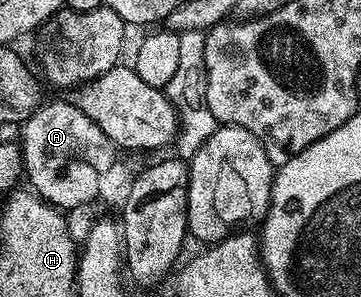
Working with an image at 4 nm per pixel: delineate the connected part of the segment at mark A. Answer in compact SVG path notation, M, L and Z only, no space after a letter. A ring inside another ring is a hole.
M71 101L46 102L22 124L20 144L24 174L44 201L68 211L93 200L117 154L103 129Z

